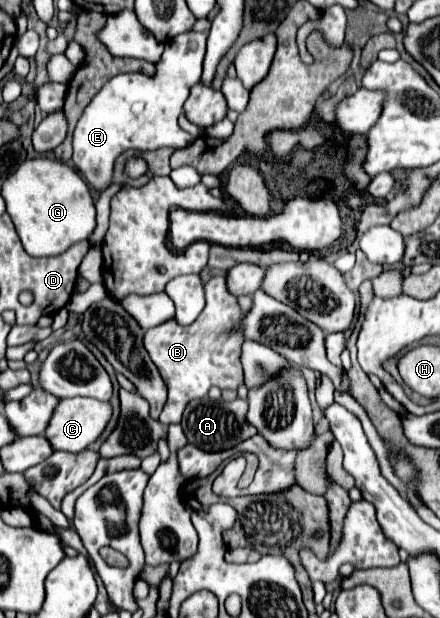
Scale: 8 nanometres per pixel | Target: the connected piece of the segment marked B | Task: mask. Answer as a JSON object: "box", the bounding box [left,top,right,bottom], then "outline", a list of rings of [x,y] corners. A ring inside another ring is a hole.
{"box":[144,274,244,424],"outline":[[[224,274],[212,276],[204,288],[206,308],[190,326],[180,326],[176,320],[168,320],[144,334],[144,348],[168,388],[168,400],[160,414],[162,424],[180,422],[186,404],[194,398],[204,398],[212,386],[218,386],[220,390],[236,390],[242,382],[240,348],[244,344],[244,334],[240,332],[240,324],[244,320],[244,310],[238,306],[238,298],[228,292]]]}

